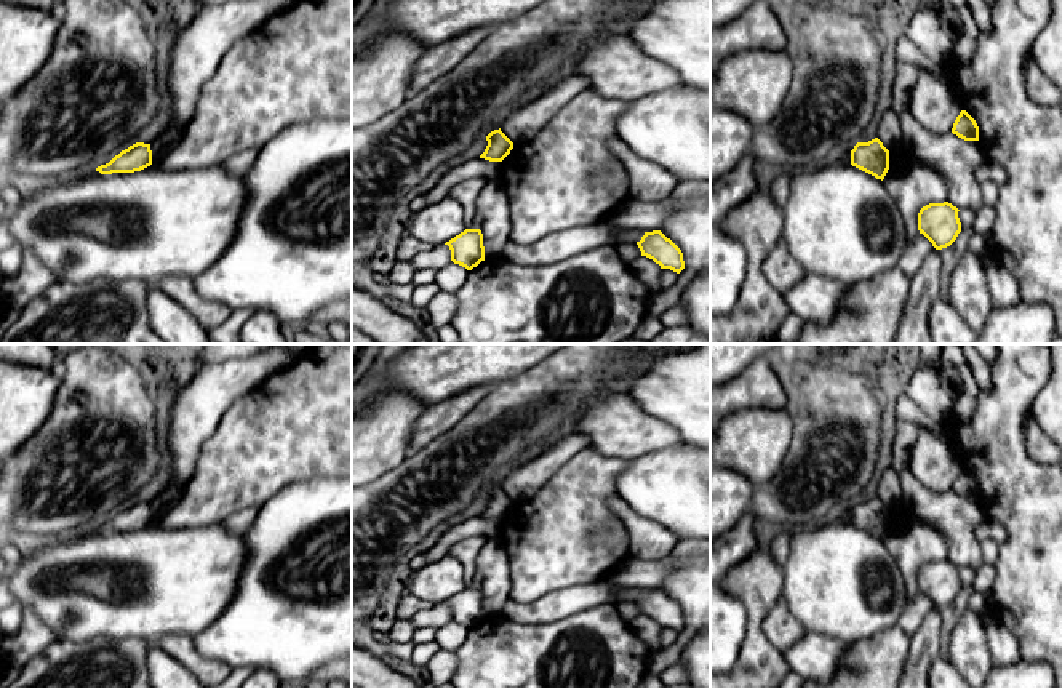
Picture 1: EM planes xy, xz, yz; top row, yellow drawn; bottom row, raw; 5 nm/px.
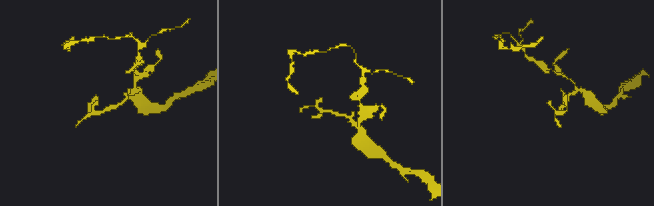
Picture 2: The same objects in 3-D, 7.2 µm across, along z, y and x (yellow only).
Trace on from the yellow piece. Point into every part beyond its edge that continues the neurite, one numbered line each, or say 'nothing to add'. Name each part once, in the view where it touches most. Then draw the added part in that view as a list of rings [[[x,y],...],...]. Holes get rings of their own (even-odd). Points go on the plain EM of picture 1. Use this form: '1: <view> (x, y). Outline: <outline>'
nothing to add

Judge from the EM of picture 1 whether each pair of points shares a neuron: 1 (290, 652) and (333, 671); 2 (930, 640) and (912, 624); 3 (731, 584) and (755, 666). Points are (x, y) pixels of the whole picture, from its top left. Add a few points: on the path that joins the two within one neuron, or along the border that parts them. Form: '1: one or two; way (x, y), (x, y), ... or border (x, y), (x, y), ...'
1: two; border (335, 660), (317, 671)
2: two; border (934, 607), (910, 637)
3: one; way (752, 602), (755, 605), (755, 645)

